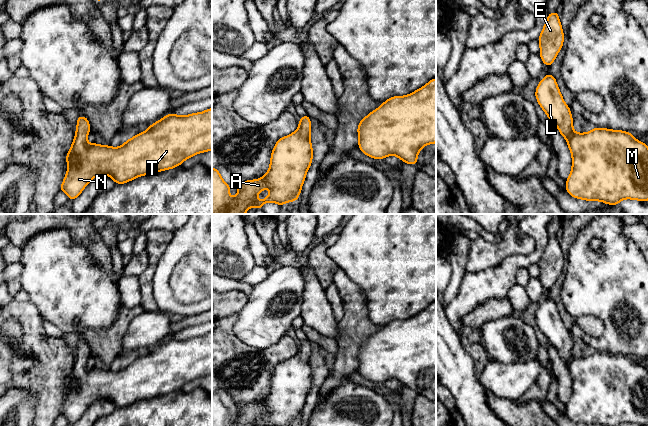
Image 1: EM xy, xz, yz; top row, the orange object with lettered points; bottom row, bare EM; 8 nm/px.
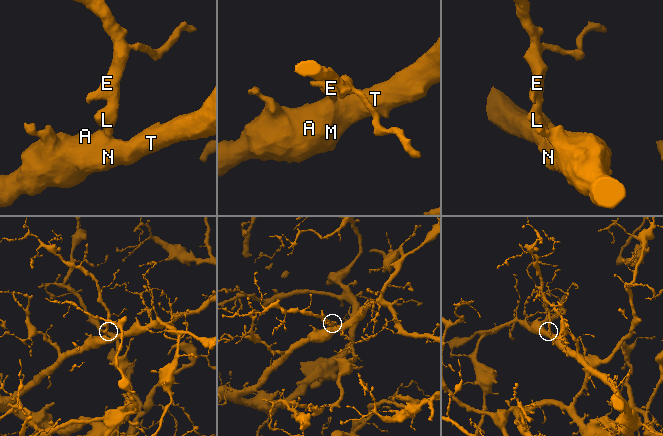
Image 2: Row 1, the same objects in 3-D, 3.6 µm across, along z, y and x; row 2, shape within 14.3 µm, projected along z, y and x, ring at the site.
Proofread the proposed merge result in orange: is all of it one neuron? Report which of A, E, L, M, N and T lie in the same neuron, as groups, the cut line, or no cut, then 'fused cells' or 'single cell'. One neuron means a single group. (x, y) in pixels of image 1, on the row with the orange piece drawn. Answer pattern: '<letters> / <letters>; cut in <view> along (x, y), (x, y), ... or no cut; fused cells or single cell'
A E L M N T; no cut; single cell

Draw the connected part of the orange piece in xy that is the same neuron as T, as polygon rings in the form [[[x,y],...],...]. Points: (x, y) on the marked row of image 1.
[[[212,108],[185,116],[168,114],[117,148],[89,144],[86,137],[90,131],[89,120],[78,115],[76,135],[66,156],[68,169],[60,187],[72,201],[96,176],[107,175],[115,184],[124,184],[143,175],[175,168],[196,154],[212,150]]]

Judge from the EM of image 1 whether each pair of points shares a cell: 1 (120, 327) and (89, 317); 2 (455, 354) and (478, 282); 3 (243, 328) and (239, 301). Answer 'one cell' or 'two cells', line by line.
1: two cells
2: two cells
3: two cells

